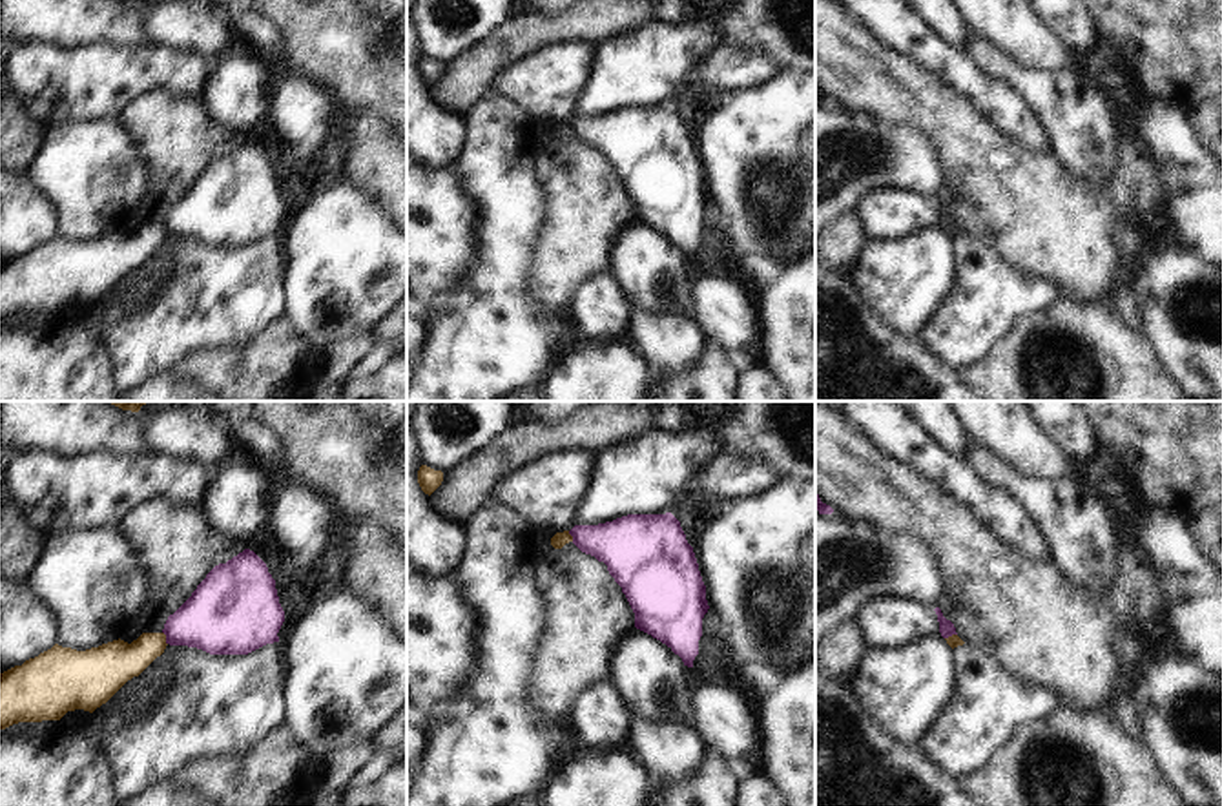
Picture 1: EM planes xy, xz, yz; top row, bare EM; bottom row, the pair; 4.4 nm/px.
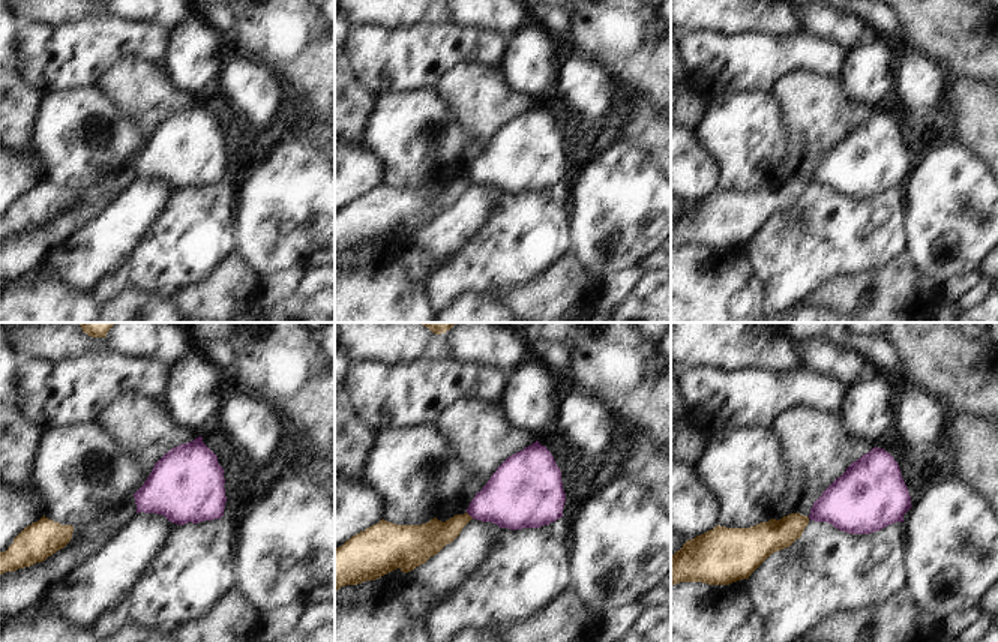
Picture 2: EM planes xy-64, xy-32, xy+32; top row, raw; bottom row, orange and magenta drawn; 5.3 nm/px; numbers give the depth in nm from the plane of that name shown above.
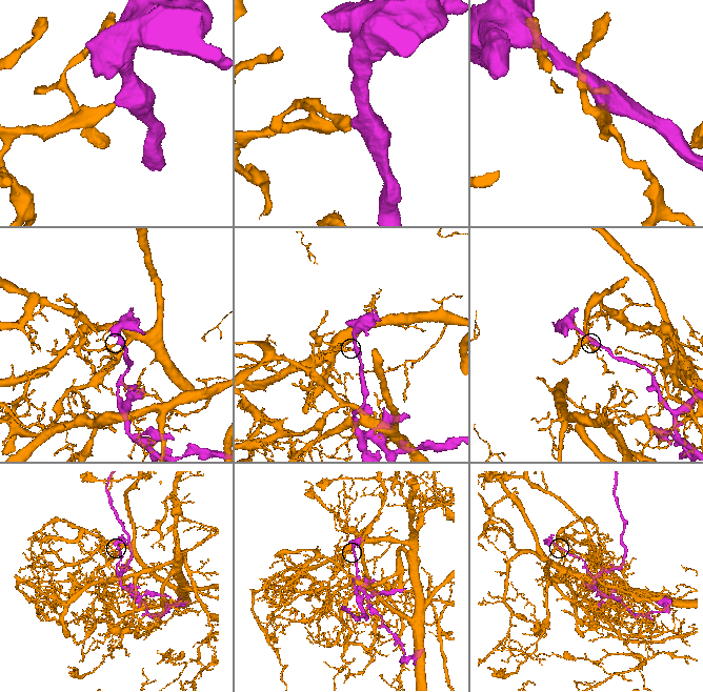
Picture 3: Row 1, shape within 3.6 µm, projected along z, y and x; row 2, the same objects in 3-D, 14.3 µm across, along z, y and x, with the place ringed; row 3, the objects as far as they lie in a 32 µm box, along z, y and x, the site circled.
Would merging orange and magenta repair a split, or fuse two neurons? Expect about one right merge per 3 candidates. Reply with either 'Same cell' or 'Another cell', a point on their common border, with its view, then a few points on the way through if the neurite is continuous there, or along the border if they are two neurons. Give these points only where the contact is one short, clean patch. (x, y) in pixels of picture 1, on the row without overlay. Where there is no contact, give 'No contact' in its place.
Another cell. Touches orange at xy (165, 230).

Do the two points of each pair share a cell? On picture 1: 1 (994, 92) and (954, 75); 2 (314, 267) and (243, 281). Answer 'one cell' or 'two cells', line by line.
1: one cell
2: two cells

